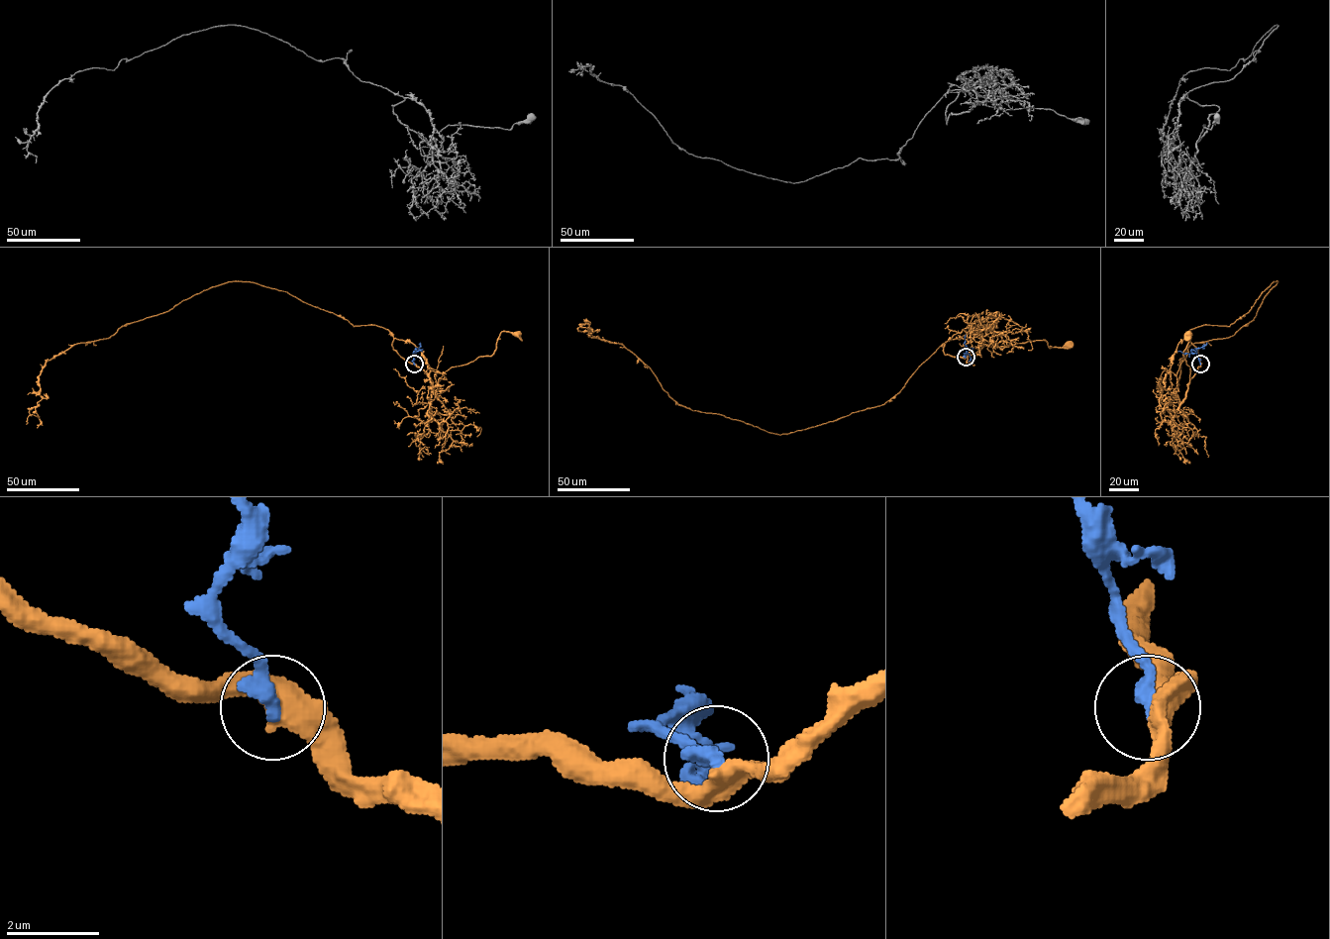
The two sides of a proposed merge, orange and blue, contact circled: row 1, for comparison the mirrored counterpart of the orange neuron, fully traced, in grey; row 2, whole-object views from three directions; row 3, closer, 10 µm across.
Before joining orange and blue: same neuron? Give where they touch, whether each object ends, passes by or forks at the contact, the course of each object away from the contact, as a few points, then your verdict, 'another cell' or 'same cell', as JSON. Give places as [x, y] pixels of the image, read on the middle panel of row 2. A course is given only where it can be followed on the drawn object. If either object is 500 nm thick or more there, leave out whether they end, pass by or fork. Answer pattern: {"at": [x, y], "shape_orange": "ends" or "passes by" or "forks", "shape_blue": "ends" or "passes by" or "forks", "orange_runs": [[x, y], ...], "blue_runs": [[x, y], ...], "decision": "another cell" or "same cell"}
{"at": [966, 357], "shape_orange": "passes by", "shape_blue": "ends", "orange_runs": [[966, 358], [973, 355], [983, 345], [1003, 347], [1045, 340], [1050, 348], [1069, 346]], "blue_runs": [[966, 357], [966, 335]], "decision": "another cell"}

